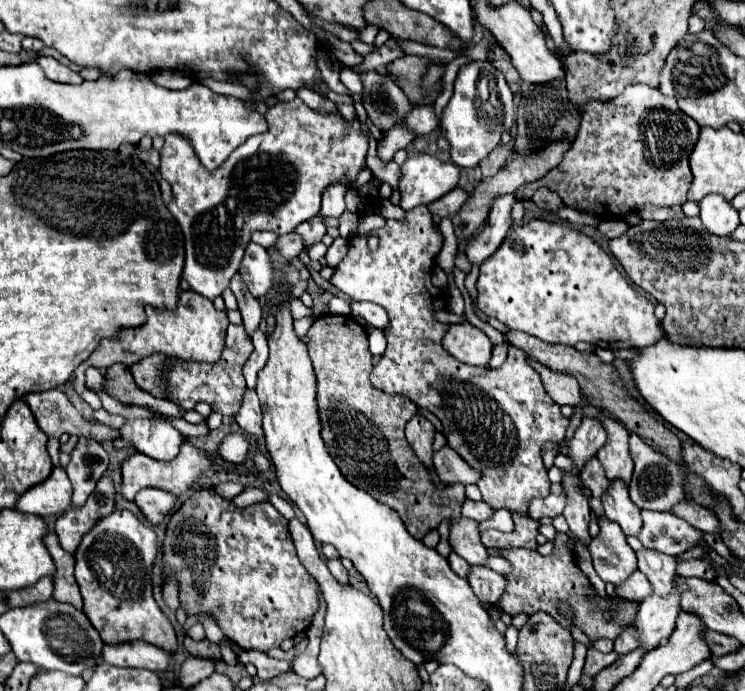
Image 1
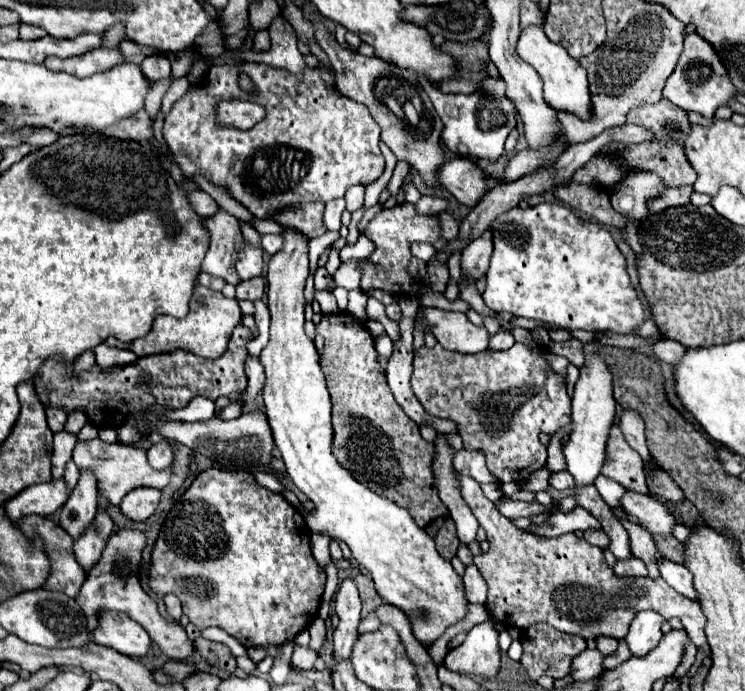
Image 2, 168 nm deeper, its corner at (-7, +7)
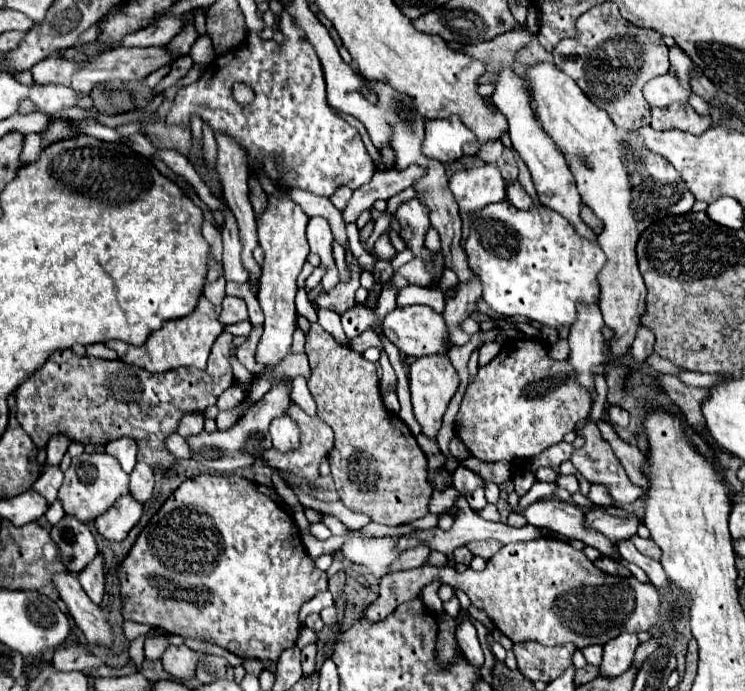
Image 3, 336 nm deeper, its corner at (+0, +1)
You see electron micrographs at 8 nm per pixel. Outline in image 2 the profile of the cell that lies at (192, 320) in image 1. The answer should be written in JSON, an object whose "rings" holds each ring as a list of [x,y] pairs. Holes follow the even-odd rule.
{"rings":[[[196,286],[192,300],[190,300],[190,312],[186,318],[178,320],[174,316],[158,316],[152,324],[152,330],[148,332],[148,336],[132,340],[132,342],[120,342],[116,338],[108,338],[104,344],[112,346],[112,348],[124,348],[124,350],[132,350],[136,356],[150,356],[150,354],[160,354],[160,352],[170,352],[176,348],[184,348],[190,350],[202,358],[220,358],[226,348],[228,348],[228,340],[232,336],[234,326],[240,322],[240,306],[236,300],[228,300],[224,298],[220,292],[214,292],[210,288],[204,286]]]}

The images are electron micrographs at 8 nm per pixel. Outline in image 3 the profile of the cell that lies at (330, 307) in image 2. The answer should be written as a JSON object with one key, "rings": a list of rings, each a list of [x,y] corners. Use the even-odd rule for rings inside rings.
{"rings":[[[319,308],[317,314],[319,314],[319,324],[321,324],[339,344],[345,346],[345,344],[347,344],[347,336],[345,336],[345,332],[343,332],[343,328],[341,328],[339,314],[335,314],[335,312],[327,310],[327,308]]]}

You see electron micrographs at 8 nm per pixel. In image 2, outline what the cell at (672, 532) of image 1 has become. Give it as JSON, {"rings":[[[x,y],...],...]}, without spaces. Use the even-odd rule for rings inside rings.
{"rings":[[[628,490],[624,494],[622,508],[628,514],[632,514],[634,518],[638,518],[640,526],[644,530],[648,530],[650,534],[658,534],[664,538],[672,536],[676,520],[672,514],[668,514],[668,510],[658,500],[646,496],[646,494],[636,494],[636,492]]]}

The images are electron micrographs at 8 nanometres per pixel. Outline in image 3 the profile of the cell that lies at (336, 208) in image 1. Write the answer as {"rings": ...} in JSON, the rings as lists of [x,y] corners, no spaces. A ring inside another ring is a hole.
{"rings":[[[311,218],[307,226],[307,242],[311,246],[311,252],[319,254],[321,264],[325,268],[325,276],[321,280],[325,290],[331,290],[337,282],[337,268],[335,268],[335,258],[333,258],[333,234],[329,228],[329,222],[325,218]]]}

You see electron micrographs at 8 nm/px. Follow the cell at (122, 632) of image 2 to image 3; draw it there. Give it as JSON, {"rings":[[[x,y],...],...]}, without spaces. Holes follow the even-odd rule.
{"rings":[[[59,572],[53,576],[53,586],[59,592],[59,598],[65,602],[69,614],[73,616],[75,624],[83,630],[85,638],[89,642],[107,644],[113,638],[111,626],[103,616],[103,610],[99,606],[93,606],[81,584],[77,582],[75,574],[71,572]]]}

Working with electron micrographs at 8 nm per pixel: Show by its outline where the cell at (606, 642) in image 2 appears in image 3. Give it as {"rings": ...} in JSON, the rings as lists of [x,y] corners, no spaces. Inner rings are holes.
{"rings":[[[585,646],[581,652],[583,652],[583,656],[585,656],[587,664],[593,664],[593,666],[599,666],[599,664],[601,664],[603,646]]]}

